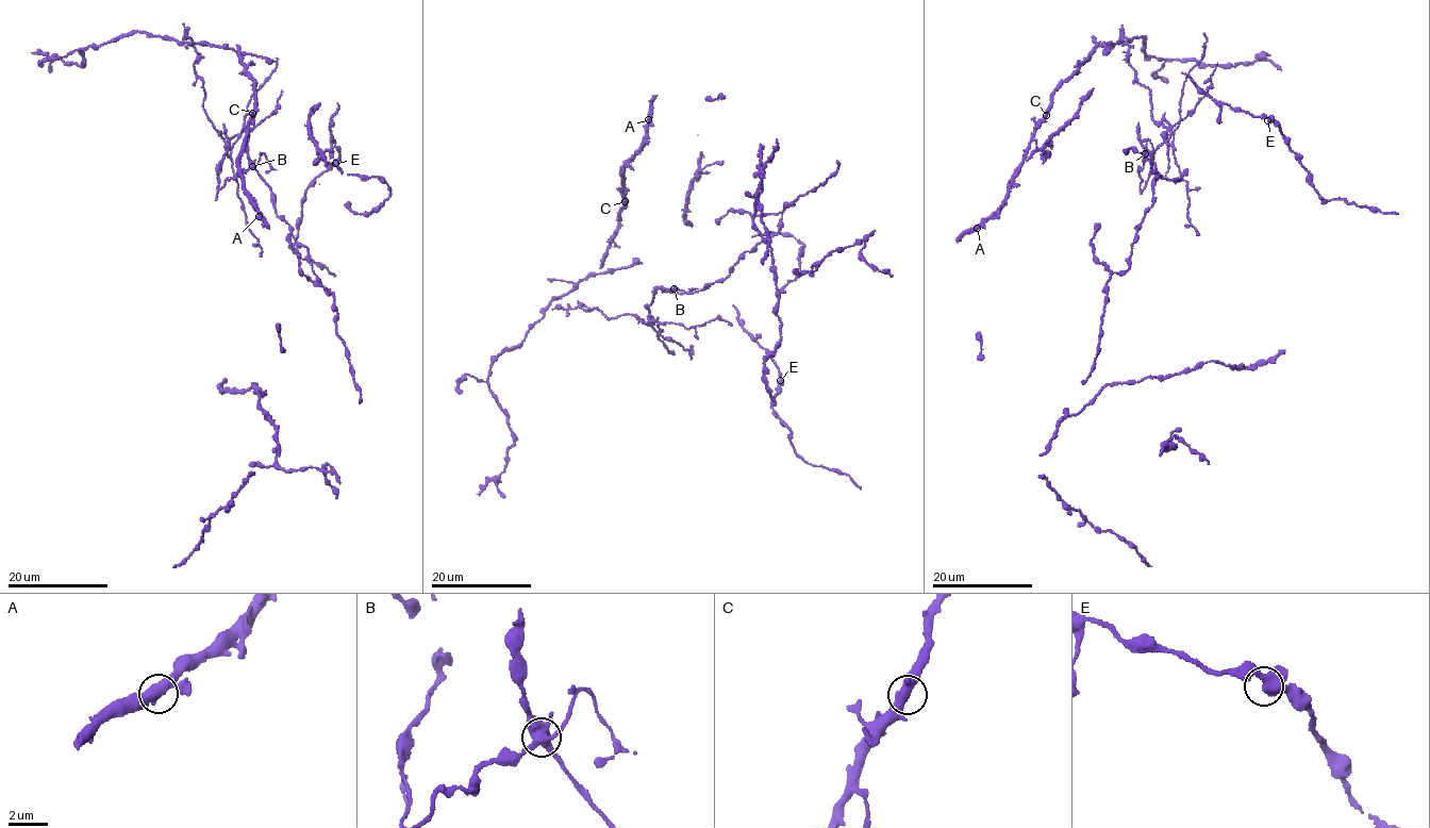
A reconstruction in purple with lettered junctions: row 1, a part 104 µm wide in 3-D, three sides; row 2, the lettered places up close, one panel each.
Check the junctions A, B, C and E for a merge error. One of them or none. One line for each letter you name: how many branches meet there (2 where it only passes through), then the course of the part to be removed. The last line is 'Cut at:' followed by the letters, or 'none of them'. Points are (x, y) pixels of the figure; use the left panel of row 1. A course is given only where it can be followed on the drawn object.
B: 5 | (252, 166), (227, 180), (216, 196), (225, 141), (203, 108), (196, 48), (182, 23)
Cut at: B

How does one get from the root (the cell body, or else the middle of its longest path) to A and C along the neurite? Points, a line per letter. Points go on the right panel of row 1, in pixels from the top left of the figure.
A: (1144, 165), (1142, 189), (1167, 129), (1153, 121), (1126, 38), (1100, 42), (1054, 93), (1008, 197), (977, 228)
C: (1144, 165), (1142, 189), (1167, 129), (1153, 121), (1126, 38), (1100, 42), (1046, 115)

